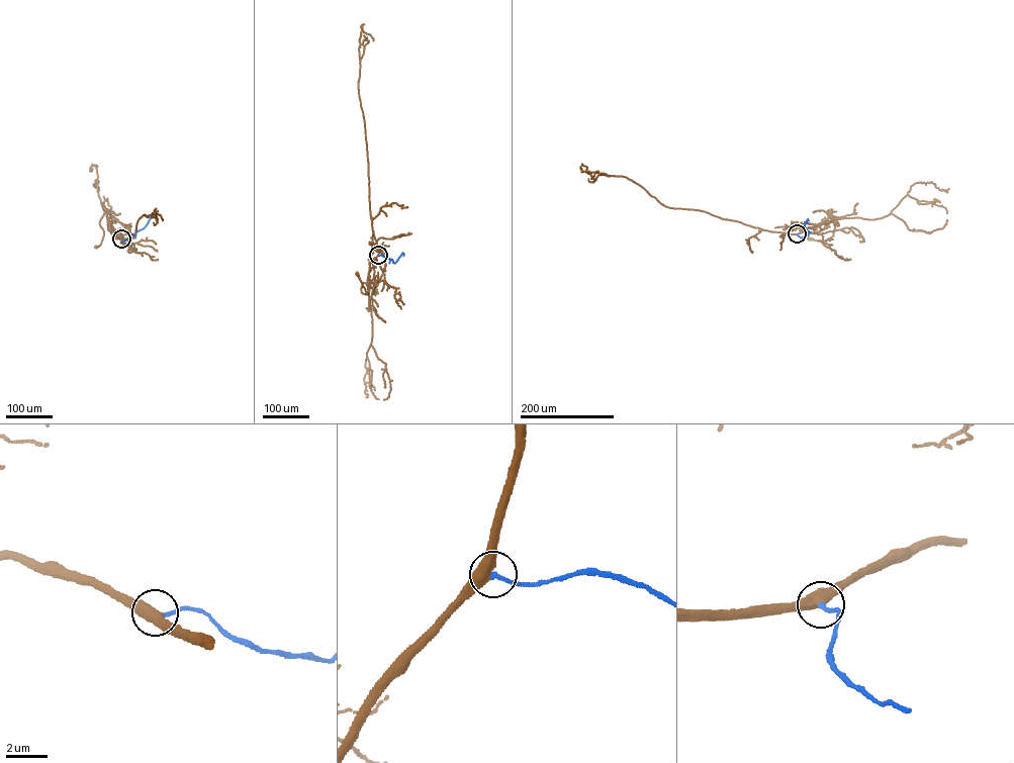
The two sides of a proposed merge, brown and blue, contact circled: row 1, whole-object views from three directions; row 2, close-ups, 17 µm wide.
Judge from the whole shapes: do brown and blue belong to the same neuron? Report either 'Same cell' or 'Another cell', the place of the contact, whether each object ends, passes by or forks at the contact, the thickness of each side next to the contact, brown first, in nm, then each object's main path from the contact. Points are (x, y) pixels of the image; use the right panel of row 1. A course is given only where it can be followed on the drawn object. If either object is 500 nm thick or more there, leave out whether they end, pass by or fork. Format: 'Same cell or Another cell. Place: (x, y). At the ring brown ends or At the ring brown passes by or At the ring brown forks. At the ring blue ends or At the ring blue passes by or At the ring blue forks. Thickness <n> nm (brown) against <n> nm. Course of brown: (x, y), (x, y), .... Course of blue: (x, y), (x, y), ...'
Same cell. Place: (797, 233). Thickness 500 nm (brown) against 190 nm. Course of brown: (797, 233), (823, 229), (832, 219), (827, 210), (834, 223), (833, 235), (824, 241), (809, 239). Course of blue: (797, 233), (801, 237), (810, 232), (804, 225), (808, 218)

